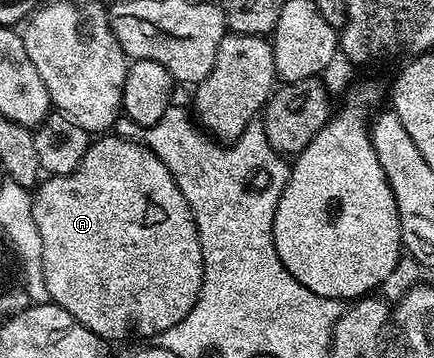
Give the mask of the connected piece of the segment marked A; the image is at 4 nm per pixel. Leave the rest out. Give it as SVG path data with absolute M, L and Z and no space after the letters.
M117 134L99 135L84 154L80 166L76 166L76 170L72 170L72 174L67 176L47 175L37 185L32 199L34 201L32 218L36 222L36 230L40 230L44 286L48 286L50 300L64 310L68 310L68 314L72 314L72 318L76 318L76 322L80 322L88 330L92 330L92 334L96 334L107 342L126 340L129 336L139 336L142 339L139 341L146 342L149 341L146 340L149 336L157 338L162 332L172 329L172 326L188 315L192 306L198 301L204 278L204 254L200 246L194 215L184 194L180 194L180 186L176 186L168 166L164 166L164 162L160 162L160 158L156 158L156 154L145 144L138 140L128 140L125 136Z

